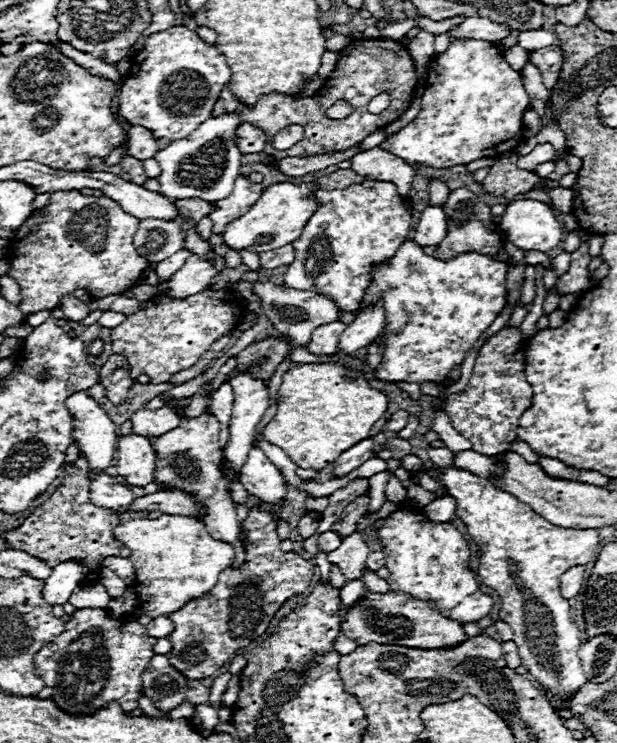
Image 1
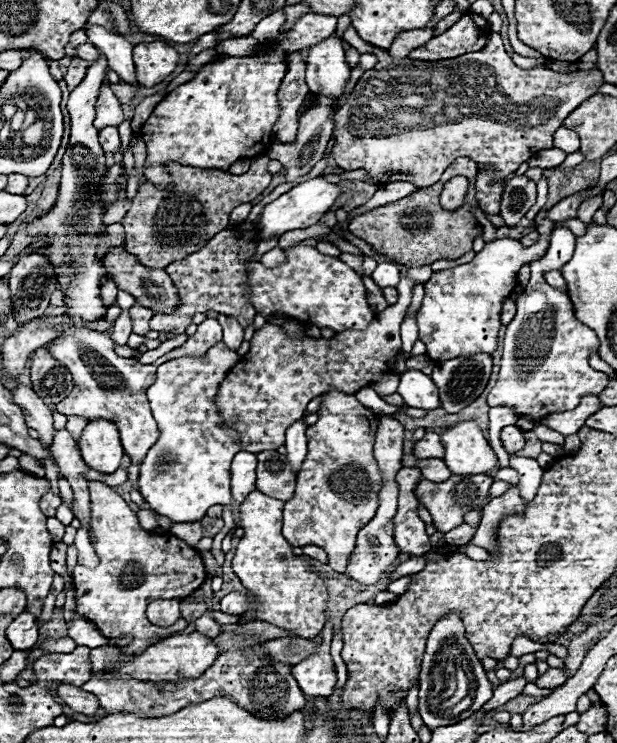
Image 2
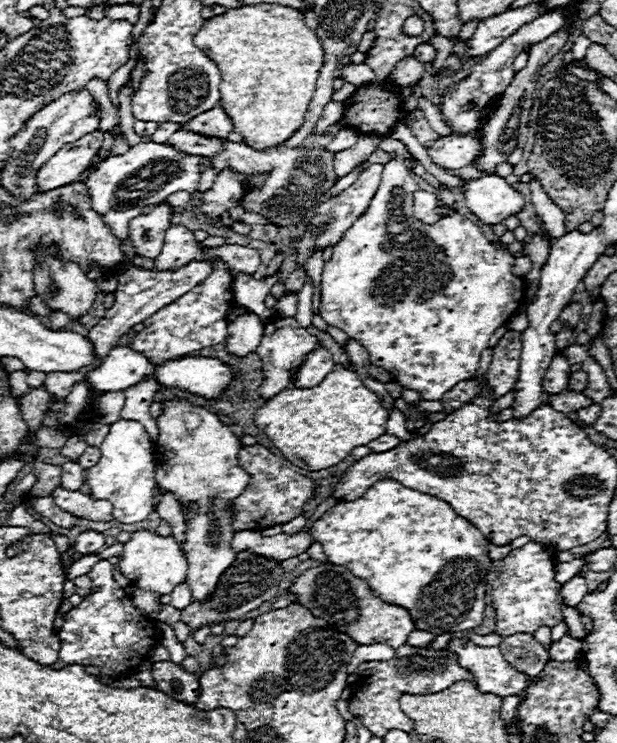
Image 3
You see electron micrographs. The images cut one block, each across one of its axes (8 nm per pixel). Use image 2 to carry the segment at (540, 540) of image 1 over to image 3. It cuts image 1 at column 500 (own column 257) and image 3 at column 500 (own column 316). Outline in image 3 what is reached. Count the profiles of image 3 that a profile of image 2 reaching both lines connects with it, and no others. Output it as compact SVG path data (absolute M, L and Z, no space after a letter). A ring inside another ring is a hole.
M528 542L522 548L512 550L506 558L506 570L492 582L492 606L496 610L496 632L500 636L510 636L514 632L534 634L538 626L556 626L562 618L560 606L564 604L558 594L558 582L554 580L554 548Z

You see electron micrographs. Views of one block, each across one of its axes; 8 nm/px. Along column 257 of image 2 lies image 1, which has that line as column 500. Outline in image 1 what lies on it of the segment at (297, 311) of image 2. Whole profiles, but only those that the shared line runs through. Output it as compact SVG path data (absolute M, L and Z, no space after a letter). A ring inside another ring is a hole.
M406 240L398 248L396 256L392 258L392 264L376 270L374 282L366 290L360 308L370 304L370 300L378 296L382 296L386 302L384 334L388 336L384 358L376 368L378 378L386 382L436 382L436 380L444 380L456 364L462 364L466 352L474 346L480 334L494 322L494 318L504 308L506 264L476 252L466 252L452 260L436 260L424 254L416 242Z

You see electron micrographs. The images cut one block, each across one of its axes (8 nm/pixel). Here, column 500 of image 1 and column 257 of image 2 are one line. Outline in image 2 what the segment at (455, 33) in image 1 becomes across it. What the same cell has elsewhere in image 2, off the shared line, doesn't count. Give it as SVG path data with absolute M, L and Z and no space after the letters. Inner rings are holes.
M276 10L274 14L266 16L264 20L260 20L252 32L252 38L256 38L260 44L268 44L268 40L276 40L280 28L286 22L286 14L284 10Z

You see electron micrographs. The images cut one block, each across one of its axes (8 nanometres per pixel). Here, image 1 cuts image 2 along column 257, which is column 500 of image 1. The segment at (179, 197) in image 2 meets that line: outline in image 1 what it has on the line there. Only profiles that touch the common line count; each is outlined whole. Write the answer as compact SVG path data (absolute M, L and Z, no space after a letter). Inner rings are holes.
M514 152L504 154L490 168L490 174L482 182L482 190L490 196L502 196L506 200L514 200L518 194L530 192L532 188L542 184L542 178L534 172L520 170L516 166L518 156Z

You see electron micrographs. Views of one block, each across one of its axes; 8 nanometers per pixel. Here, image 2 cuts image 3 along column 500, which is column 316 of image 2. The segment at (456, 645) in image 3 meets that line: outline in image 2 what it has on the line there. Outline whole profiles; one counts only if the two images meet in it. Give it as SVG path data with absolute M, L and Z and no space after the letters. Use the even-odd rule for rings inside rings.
M326 624L322 630L322 646L316 654L302 660L300 664L292 666L292 676L296 676L304 696L316 698L316 696L330 696L334 692L336 684L336 672L332 670L332 658L330 658L330 640L332 640L332 624Z

